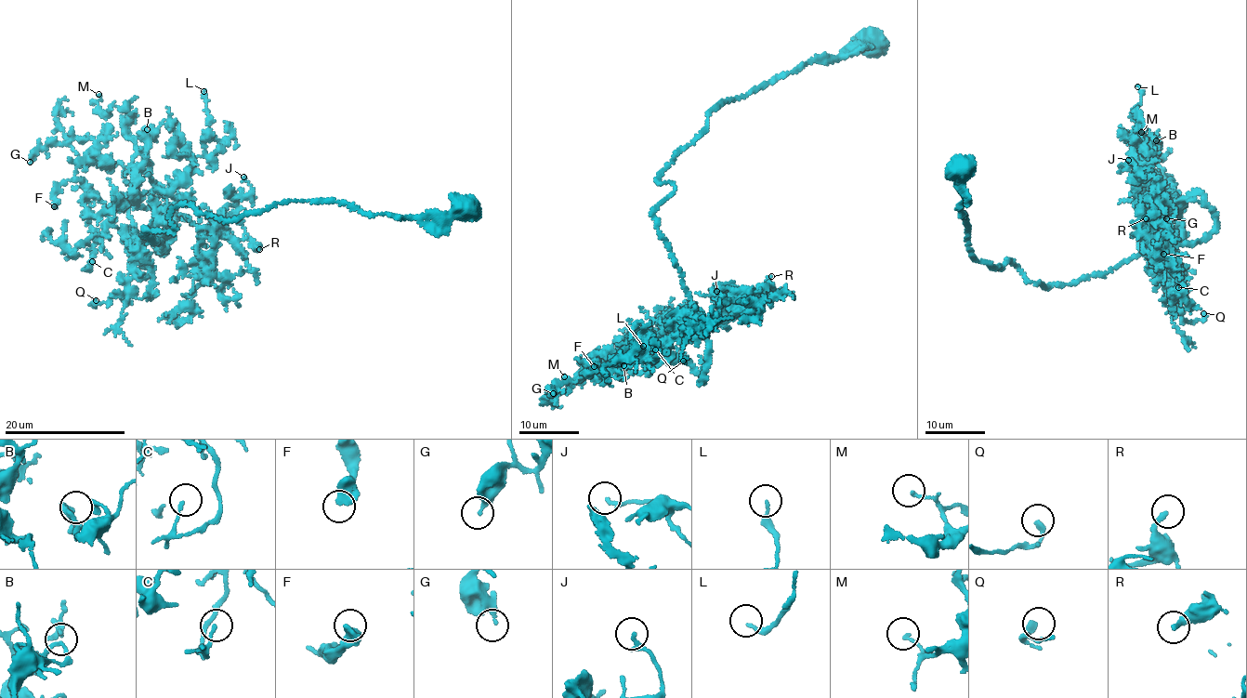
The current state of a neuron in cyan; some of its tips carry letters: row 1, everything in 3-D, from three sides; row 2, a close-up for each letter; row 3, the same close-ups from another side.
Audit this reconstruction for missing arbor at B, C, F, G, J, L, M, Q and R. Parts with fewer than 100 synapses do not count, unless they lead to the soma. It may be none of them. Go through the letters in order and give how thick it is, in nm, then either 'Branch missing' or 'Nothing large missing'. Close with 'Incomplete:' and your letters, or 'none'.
B: Thickness 150 nm. Nothing large missing
C: Thickness 130 nm. Nothing large missing
F: Thickness 400 nm. Nothing large missing
G: Thickness 320 nm. Nothing large missing
J: Thickness 190 nm. Nothing large missing
L: Thickness 150 nm. Nothing large missing
M: Thickness 140 nm. Nothing large missing
Q: Thickness 240 nm. Nothing large missing
R: Thickness 220 nm. Nothing large missing
Incomplete: none

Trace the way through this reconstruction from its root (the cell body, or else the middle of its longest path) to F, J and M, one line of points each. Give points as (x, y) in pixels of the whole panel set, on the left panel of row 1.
F: (464, 204), (185, 204), (141, 232), (164, 251), (164, 205), (107, 209), (73, 179), (54, 206)
J: (464, 204), (185, 204), (141, 232), (164, 249), (159, 189), (194, 225), (243, 177)
M: (464, 204), (185, 204), (141, 232), (164, 251), (130, 111), (98, 94)

